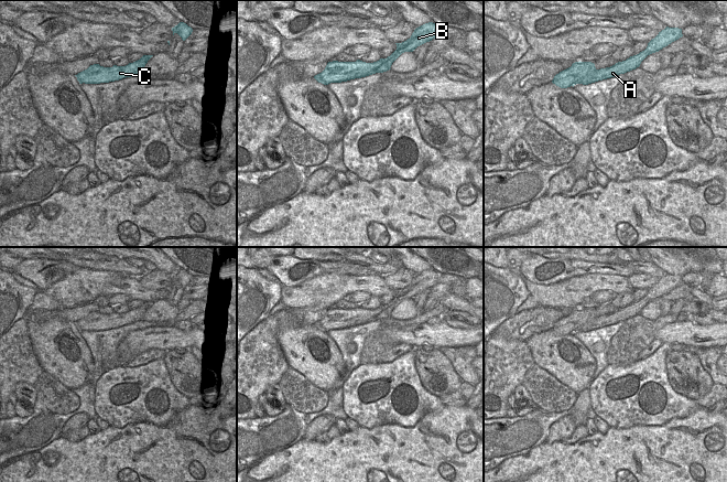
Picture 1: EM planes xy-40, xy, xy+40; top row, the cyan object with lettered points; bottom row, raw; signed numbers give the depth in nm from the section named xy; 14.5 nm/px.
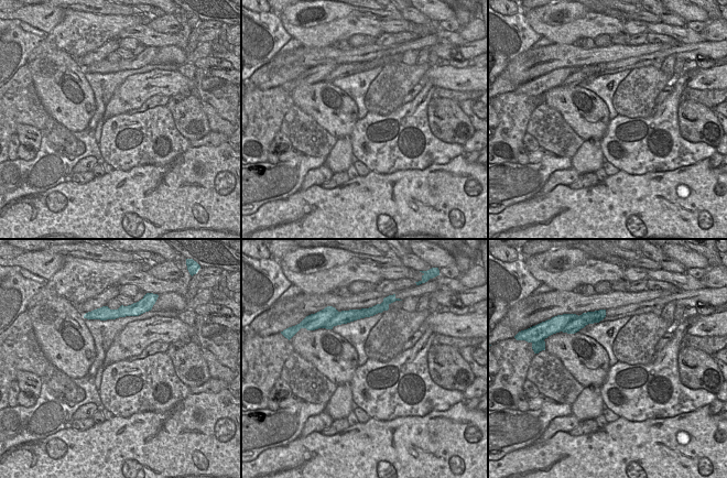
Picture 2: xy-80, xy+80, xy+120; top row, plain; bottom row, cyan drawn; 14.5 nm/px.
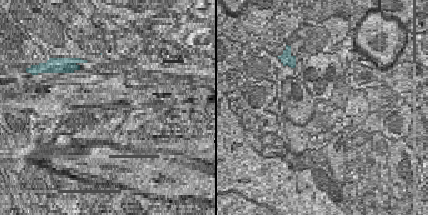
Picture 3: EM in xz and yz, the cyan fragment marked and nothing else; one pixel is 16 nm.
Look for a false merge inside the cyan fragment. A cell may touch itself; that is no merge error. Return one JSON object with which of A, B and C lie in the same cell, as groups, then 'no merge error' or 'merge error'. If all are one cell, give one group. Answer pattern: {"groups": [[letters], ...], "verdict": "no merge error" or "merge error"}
{"groups": [["A", "B"], ["C"]], "verdict": "merge error"}

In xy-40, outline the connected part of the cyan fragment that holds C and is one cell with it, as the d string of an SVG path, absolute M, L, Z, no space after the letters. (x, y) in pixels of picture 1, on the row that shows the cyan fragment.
M143 55L140 60L128 64L127 67L104 67L99 64L90 65L87 69L75 75L79 84L100 84L119 81L141 74L145 64L153 55Z

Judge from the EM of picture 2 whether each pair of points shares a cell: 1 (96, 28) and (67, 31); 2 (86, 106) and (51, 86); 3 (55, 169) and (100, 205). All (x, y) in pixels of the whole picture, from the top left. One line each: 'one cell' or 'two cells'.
1: one cell
2: one cell
3: two cells

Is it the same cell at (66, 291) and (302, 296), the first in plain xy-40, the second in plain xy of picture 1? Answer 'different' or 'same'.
different

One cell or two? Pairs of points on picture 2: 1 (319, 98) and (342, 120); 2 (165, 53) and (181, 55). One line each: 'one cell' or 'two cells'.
1: one cell
2: one cell

